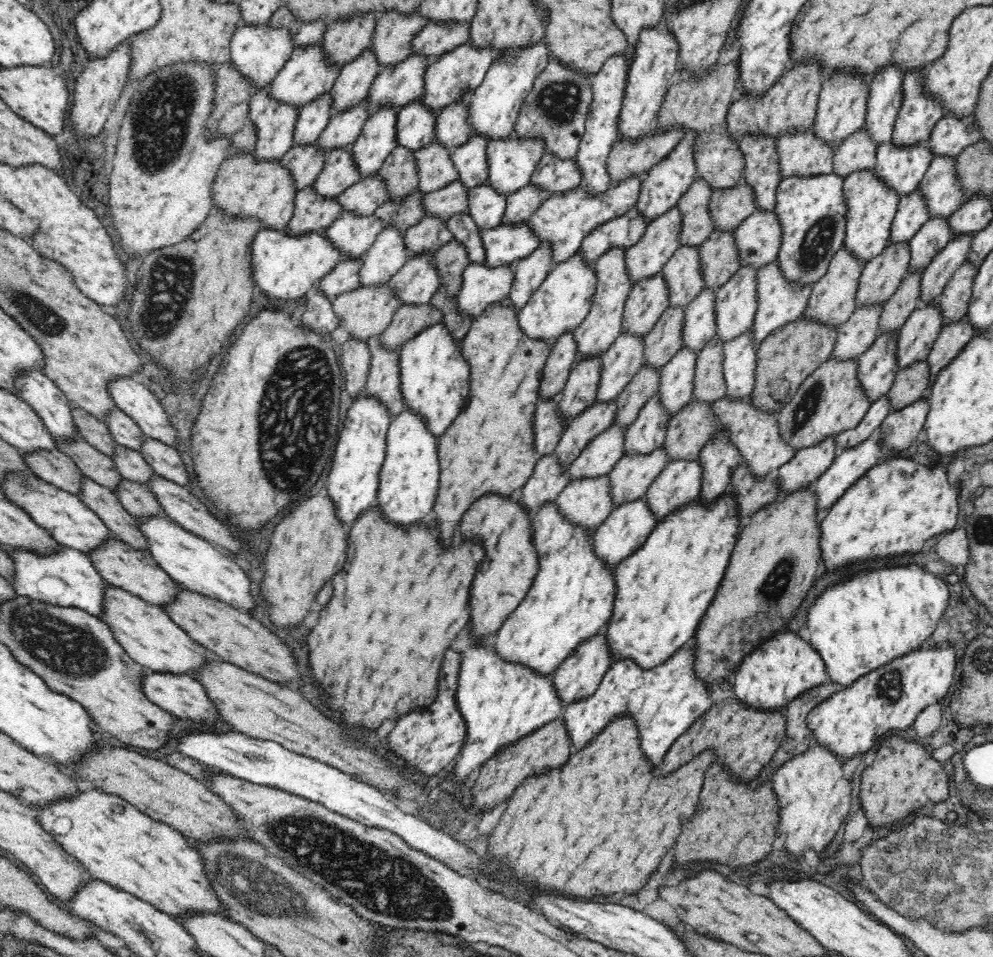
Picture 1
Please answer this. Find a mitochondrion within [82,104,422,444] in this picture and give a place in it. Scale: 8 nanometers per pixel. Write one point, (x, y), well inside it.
(170, 283)

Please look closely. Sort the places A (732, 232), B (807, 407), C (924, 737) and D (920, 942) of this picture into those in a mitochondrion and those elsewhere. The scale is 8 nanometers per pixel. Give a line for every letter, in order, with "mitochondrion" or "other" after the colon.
A: other
B: mitochondrion
C: other
D: other

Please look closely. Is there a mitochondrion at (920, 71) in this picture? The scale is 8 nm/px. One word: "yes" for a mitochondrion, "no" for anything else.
no

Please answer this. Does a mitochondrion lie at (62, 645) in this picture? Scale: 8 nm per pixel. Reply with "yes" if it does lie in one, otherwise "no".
yes

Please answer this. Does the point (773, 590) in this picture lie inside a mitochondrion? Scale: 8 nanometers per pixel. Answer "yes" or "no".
yes

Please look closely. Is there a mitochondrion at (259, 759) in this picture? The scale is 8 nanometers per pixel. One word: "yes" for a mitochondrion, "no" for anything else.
yes

